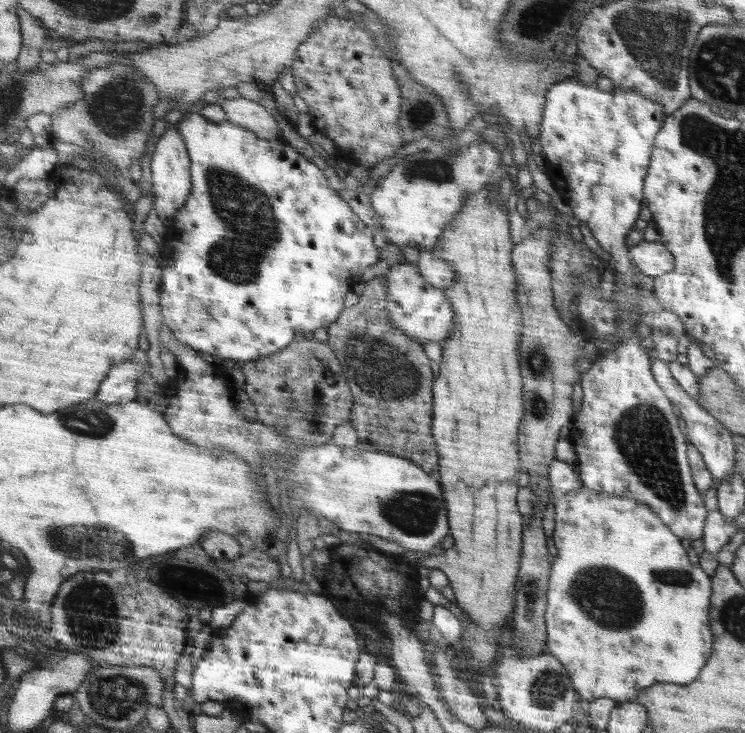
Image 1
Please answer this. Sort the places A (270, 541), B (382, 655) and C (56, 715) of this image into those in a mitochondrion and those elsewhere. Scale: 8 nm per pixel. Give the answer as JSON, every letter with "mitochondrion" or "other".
{"A":"other","B":"other","C":"other"}

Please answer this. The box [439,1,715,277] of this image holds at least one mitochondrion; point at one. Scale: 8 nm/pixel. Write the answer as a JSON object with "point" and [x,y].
{"point":[658,40]}

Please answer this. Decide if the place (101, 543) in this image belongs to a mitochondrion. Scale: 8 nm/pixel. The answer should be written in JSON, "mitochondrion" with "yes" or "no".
{"mitochondrion":"yes"}

